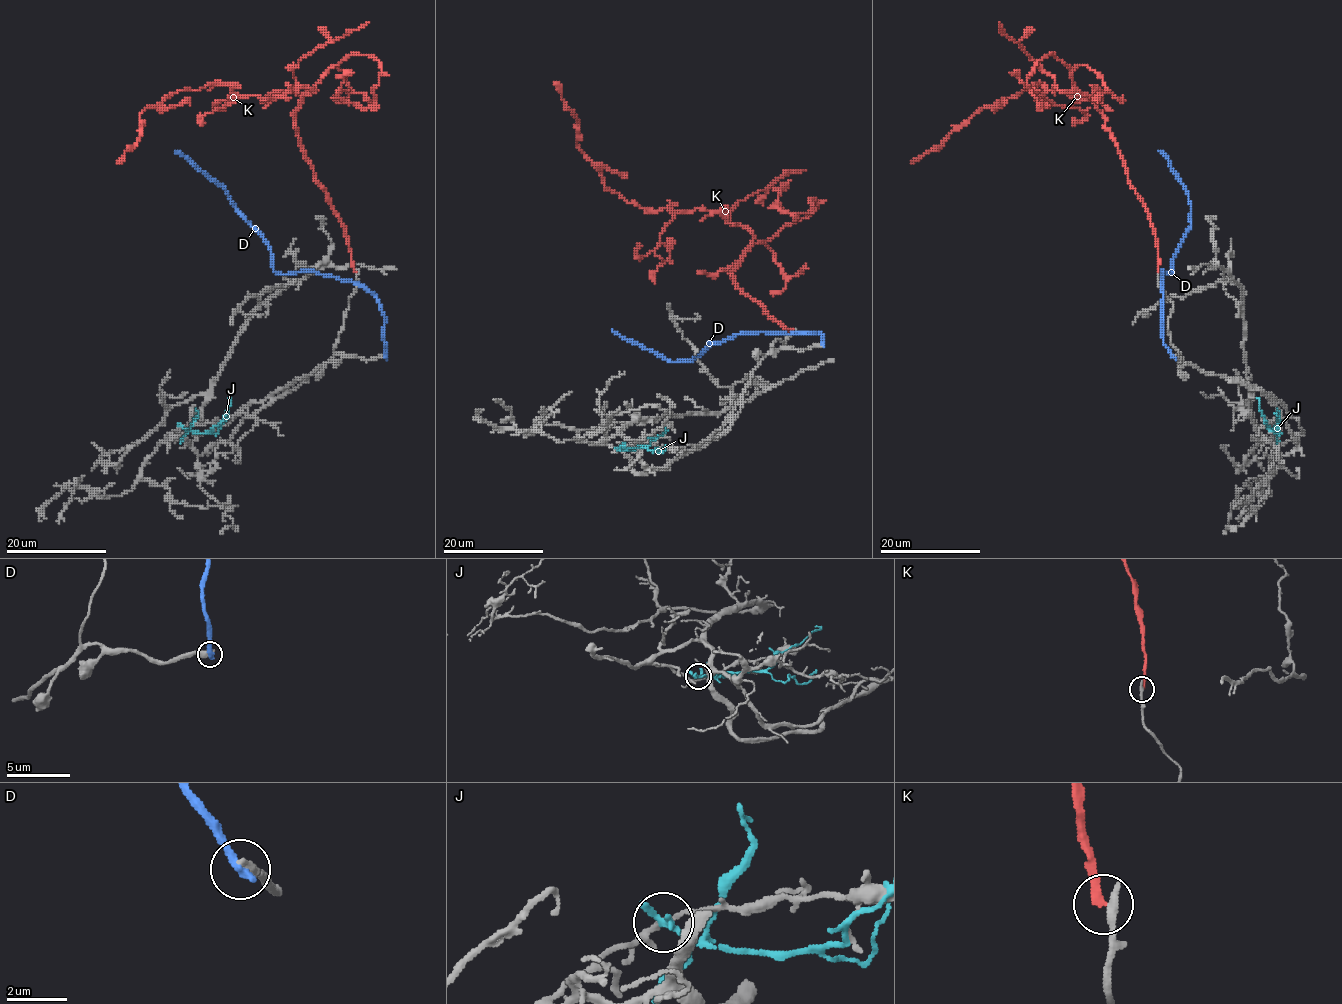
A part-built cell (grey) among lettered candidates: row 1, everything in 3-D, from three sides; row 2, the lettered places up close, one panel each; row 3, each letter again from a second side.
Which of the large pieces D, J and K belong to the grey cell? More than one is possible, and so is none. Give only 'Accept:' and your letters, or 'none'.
Accept: none

